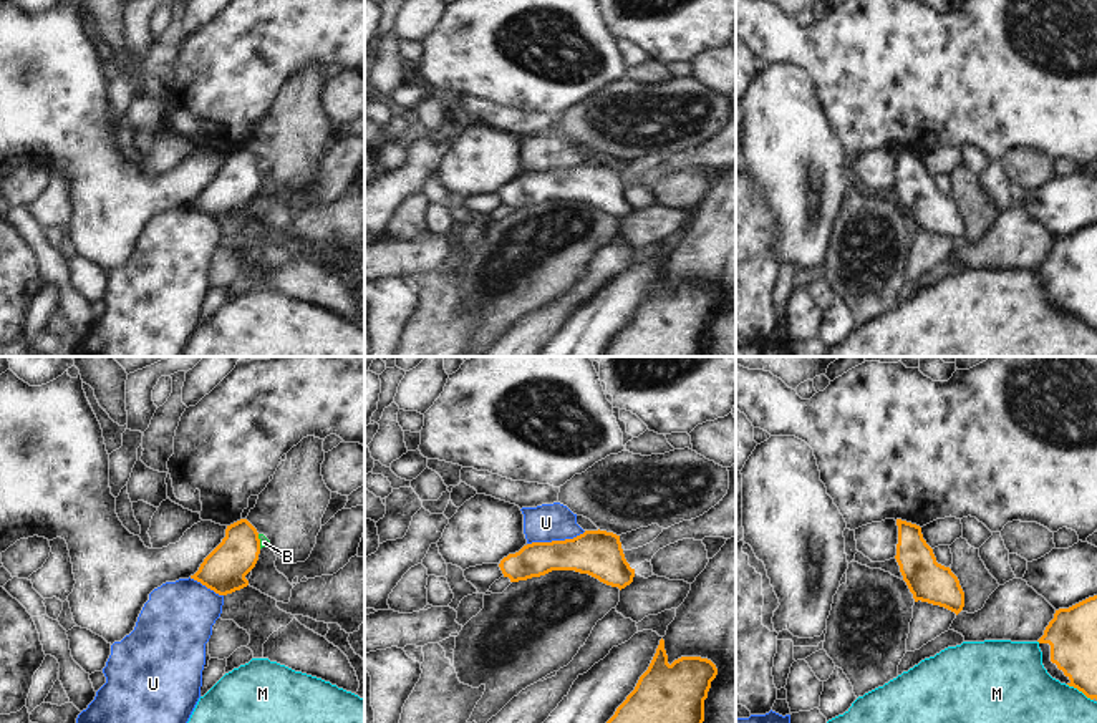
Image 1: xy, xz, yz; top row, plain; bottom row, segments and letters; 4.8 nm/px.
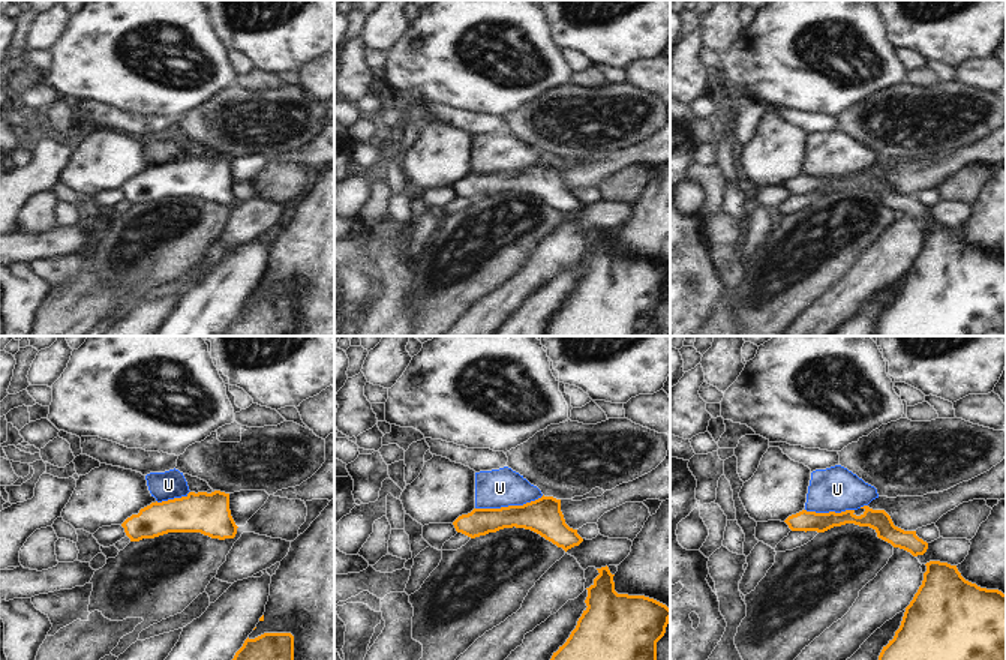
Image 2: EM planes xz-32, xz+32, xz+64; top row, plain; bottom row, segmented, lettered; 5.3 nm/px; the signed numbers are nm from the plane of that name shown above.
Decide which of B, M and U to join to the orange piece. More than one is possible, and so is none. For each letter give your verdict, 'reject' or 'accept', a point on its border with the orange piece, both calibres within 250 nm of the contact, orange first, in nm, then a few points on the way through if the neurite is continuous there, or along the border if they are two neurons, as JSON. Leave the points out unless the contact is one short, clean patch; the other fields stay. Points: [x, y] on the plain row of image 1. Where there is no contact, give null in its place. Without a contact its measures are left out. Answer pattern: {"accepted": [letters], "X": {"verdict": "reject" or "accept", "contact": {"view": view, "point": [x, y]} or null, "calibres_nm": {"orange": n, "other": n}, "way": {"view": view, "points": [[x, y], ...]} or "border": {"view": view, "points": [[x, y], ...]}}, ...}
{"accepted": [], "B": {"verdict": "reject", "contact": {"view": "xy", "point": [259, 169]}, "calibres_nm": {"orange": 220, "other": 50}, "border": {"view": "xy", "points": [[257, 163], [260, 176]]}}, "M": {"verdict": "reject", "contact": {"view": "yz", "point": [1081, 319]}, "calibres_nm": {"orange": 220, "other": 460}}, "U": {"verdict": "reject", "contact": {"view": "xz", "point": [555, 169]}, "calibres_nm": {"orange": 220, "other": 180}}}

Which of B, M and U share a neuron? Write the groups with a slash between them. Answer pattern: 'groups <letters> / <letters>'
groups B / M / U

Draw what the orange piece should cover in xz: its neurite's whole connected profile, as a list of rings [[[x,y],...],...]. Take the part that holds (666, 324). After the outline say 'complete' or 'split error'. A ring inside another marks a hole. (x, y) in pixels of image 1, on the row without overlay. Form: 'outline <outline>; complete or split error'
outline [[[661,267],[648,298],[606,350],[606,357],[701,357],[704,328],[716,303],[716,294],[701,285],[681,285],[669,294]]]; complete

